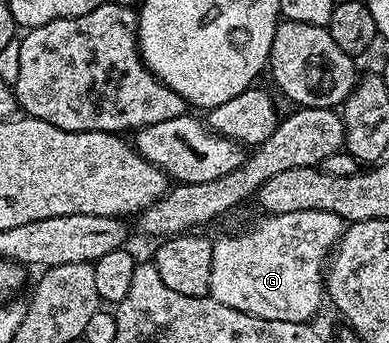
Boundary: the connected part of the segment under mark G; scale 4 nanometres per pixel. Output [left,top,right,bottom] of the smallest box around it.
[209,210,343,323]

